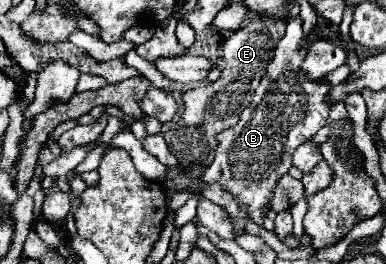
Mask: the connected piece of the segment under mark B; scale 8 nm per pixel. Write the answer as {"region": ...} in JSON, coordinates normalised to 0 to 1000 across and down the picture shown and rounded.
{"region":[[[780,68],[744,76],[744,129],[718,167],[712,212],[692,250],[692,273],[681,280],[650,394],[624,424],[619,462],[604,485],[578,492],[562,515],[557,598],[521,659],[521,682],[531,697],[573,697],[578,720],[588,720],[619,765],[624,795],[640,803],[635,833],[593,826],[609,902],[635,886],[640,833],[655,833],[661,848],[681,856],[681,811],[702,780],[707,712],[723,689],[723,674],[749,652],[759,621],[759,568],[795,538],[847,462],[858,417],[847,386],[847,348],[858,326],[837,303],[806,318],[795,288],[775,273],[775,242],[785,235],[795,189],[769,182],[780,167],[806,167],[816,152],[821,129],[790,144],[780,114]]]}

